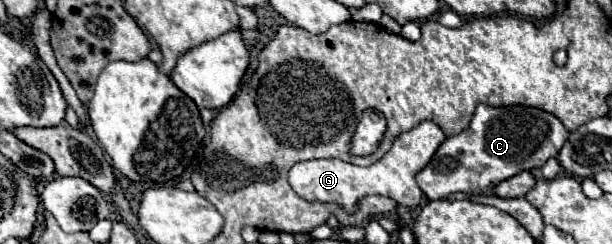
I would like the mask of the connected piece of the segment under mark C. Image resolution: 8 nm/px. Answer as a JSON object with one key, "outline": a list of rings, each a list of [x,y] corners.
{"outline":[[[478,104],[470,126],[440,144],[428,166],[416,174],[416,182],[428,200],[442,200],[454,192],[488,194],[498,182],[524,170],[542,168],[546,160],[556,158],[568,134],[564,124],[544,110]]]}

